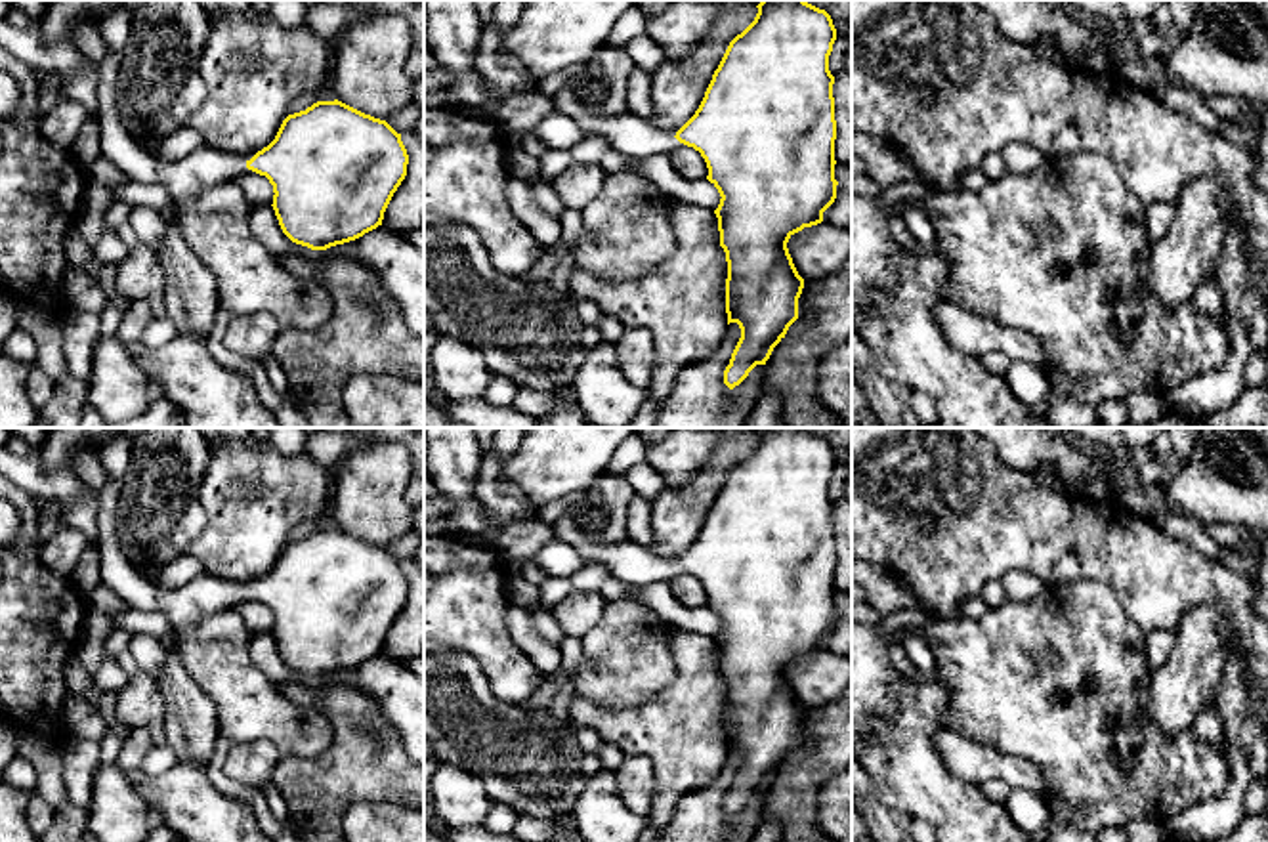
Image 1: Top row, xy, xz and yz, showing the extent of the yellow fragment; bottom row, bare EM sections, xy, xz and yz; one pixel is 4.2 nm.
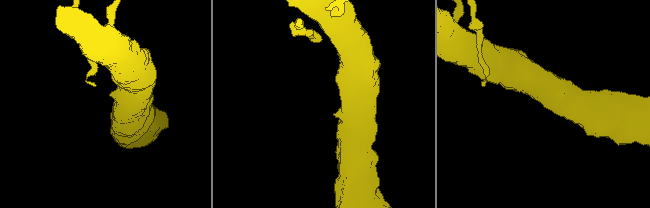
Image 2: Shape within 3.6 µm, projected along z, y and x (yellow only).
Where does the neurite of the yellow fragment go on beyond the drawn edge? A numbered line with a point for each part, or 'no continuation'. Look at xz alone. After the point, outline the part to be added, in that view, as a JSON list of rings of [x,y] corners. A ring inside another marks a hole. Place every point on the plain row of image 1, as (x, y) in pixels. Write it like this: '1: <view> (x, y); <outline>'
1: xz (638, 566); [[[628,537],[592,548],[575,548],[554,538],[540,548],[535,561],[548,577],[565,579],[586,565],[607,565],[611,577],[640,588],[659,580],[670,582],[680,573],[676,565]]]

